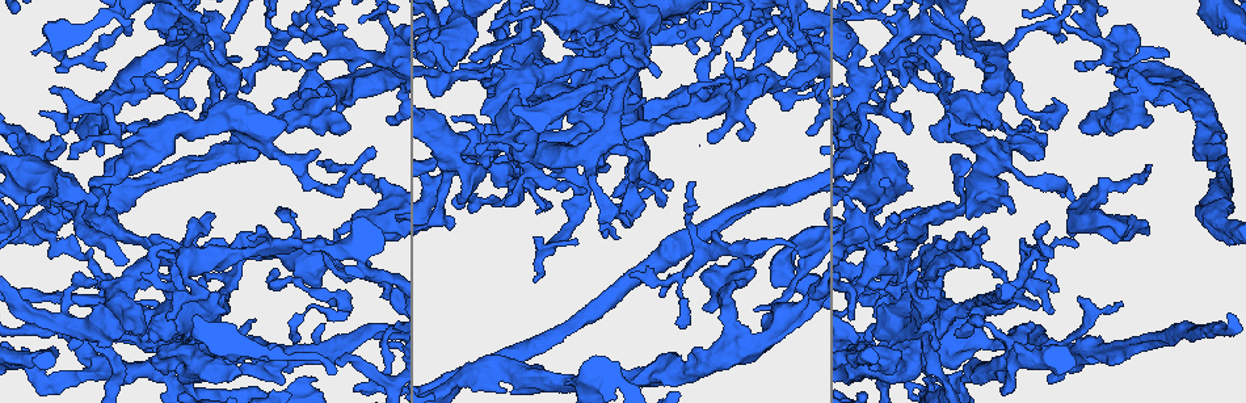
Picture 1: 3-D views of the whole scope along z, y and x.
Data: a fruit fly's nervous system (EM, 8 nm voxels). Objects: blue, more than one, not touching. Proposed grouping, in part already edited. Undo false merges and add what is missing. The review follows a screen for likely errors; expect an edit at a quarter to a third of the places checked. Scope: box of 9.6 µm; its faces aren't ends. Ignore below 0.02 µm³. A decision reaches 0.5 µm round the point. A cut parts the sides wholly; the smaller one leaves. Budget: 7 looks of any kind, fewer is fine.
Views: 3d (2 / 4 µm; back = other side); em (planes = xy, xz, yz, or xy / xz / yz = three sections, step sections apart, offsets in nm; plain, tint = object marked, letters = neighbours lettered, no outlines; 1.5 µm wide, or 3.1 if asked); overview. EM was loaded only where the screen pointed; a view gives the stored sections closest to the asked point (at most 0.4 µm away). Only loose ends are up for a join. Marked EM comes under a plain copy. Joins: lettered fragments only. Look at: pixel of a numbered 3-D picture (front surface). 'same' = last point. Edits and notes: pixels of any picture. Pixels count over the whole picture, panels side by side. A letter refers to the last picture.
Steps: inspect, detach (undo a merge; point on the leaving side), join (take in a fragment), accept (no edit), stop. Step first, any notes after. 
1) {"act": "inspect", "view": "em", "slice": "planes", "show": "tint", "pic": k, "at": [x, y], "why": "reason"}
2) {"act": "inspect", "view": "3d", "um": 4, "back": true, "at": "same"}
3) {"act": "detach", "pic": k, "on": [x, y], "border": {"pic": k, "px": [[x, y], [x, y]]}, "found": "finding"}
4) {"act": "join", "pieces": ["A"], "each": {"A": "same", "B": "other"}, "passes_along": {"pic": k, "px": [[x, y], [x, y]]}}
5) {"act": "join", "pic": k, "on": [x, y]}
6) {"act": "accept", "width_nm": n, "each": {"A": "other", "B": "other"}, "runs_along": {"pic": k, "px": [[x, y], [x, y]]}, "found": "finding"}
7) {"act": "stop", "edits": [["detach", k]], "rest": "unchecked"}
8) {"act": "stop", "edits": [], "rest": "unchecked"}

{"act": "inspect", "view": "em", "slice": "xz", "step": 4, "show": "tint", "pic": 1, "at": [1012, 213], "why": "an open end"}

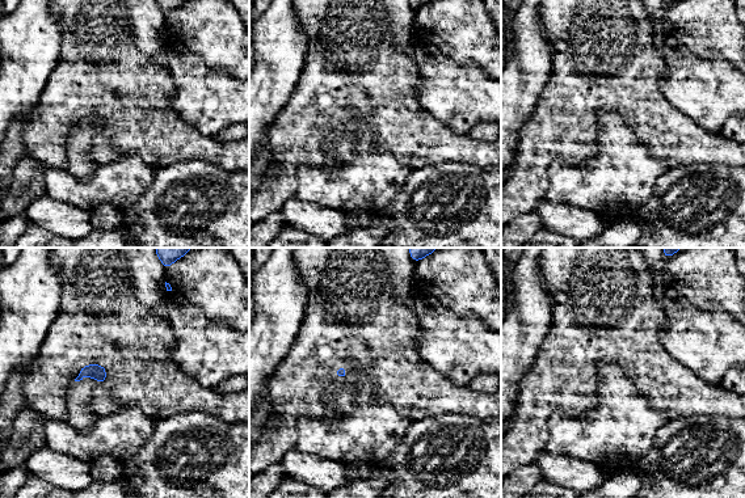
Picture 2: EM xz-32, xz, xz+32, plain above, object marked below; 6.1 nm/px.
{"act": "inspect", "view": "em", "slice": "planes", "show": "letters", "at": "same"}

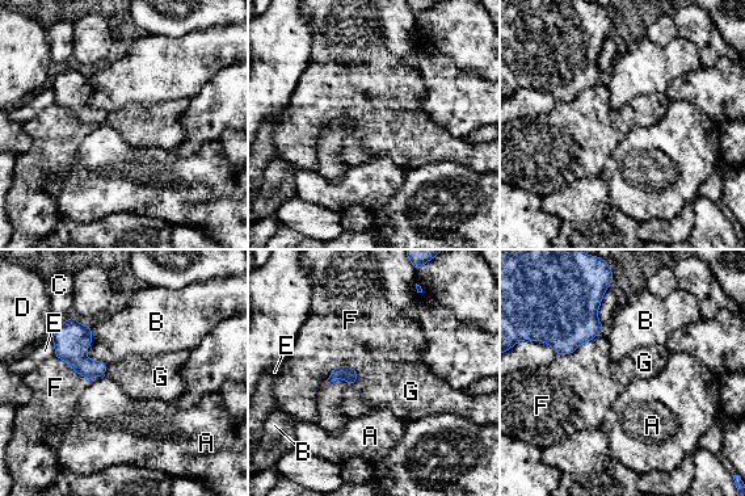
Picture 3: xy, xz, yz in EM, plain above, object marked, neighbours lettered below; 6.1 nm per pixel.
{"act": "accept", "longest_contact_nm": ["B", 280], "each": {"A": "other", "B": "other", "C": "other", "D": "other", "E": "other", "F": "other", "G": "other"}, "found": "none of them fits"}

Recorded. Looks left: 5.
{"act": "inspect", "view": "3d", "um": 4, "back": true, "pic": 1, "at": [1027, 329], "why": "sharp bend"}

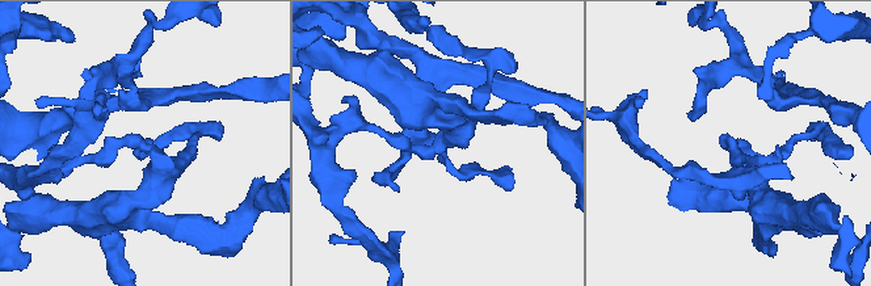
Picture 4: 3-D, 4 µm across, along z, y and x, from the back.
{"act": "inspect", "view": "em", "slice": "planes", "show": "letters", "pic": 4, "at": [729, 144], "why": "now the EM"}

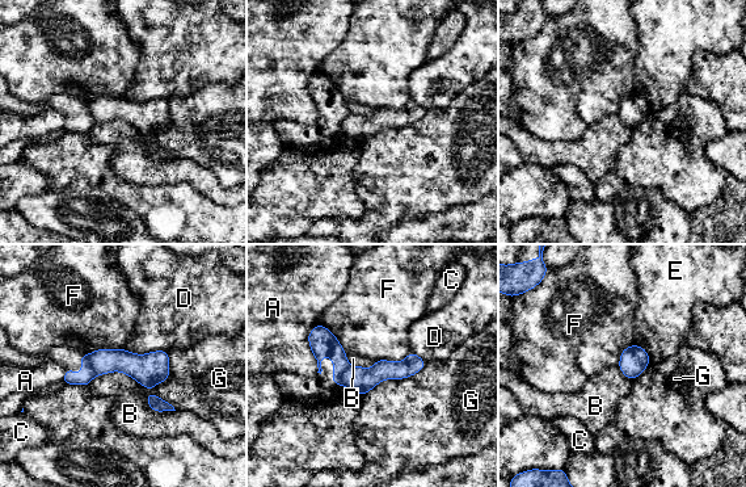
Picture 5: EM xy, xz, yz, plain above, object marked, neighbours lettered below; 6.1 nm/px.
{"act": "detach", "pic": 5, "on": [104, 361], "width_nm": 160, "each": {"A": "other", "B": "other", "C": "other", "D": "other", "E": "other", "F": "other", "G": "other"}, "found": "two neurons meet here"}

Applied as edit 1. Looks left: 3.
{"act": "inspect", "view": "3d", "um": 2, "pic": 1, "at": [631, 277]}

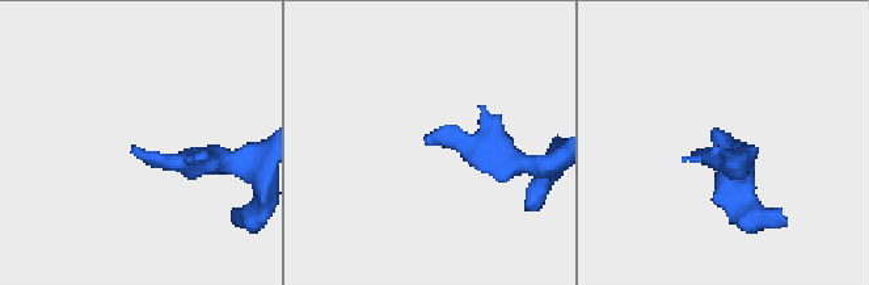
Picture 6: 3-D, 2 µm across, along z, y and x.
{"act": "inspect", "view": "em", "slice": "xy", "step": 4, "show": "tint", "pic": 6, "at": [719, 149], "why": "now the EM"}

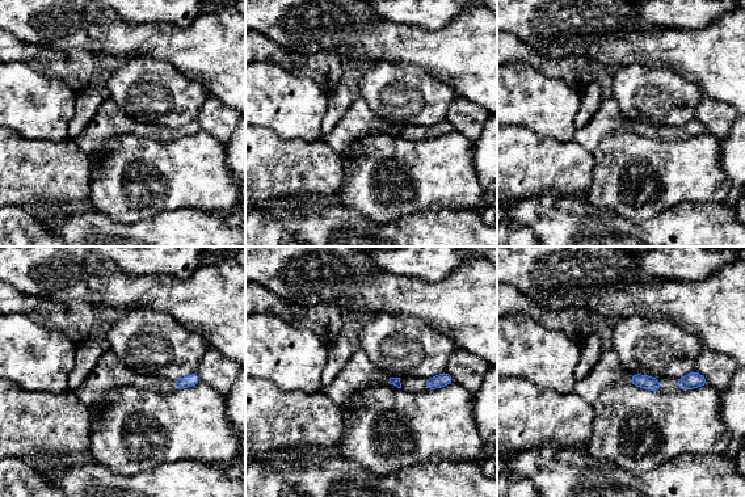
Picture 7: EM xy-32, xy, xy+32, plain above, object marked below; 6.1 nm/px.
{"act": "inspect", "view": "em", "slice": "planes", "show": "letters", "at": "same"}

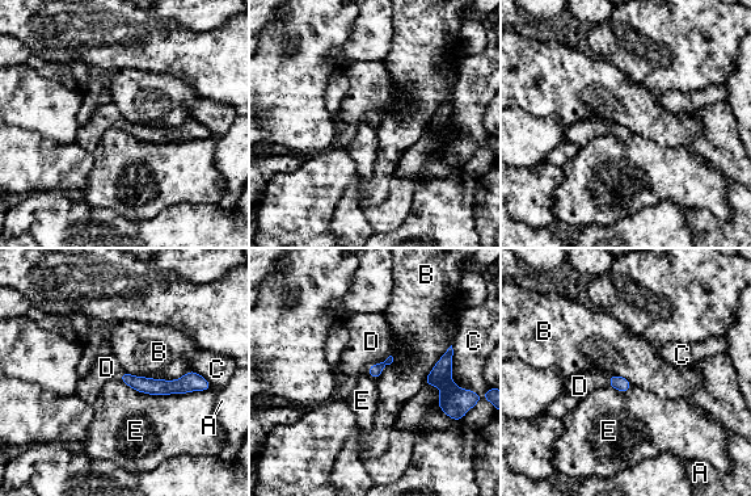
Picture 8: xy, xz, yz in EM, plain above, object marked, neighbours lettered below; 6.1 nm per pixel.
{"act": "join", "pieces": ["D"], "each": {"A": "other", "B": "other", "C": "other", "D": "same", "E": "other"}, "passes_along": {"pic": 8, "px": [[375, 370], [376, 364], [371, 341]]}, "found": "it goes on there"}

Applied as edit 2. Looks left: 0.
{"act": "stop", "edits": [["detach", 5], ["join", 8]], "rest": "unchecked"}

